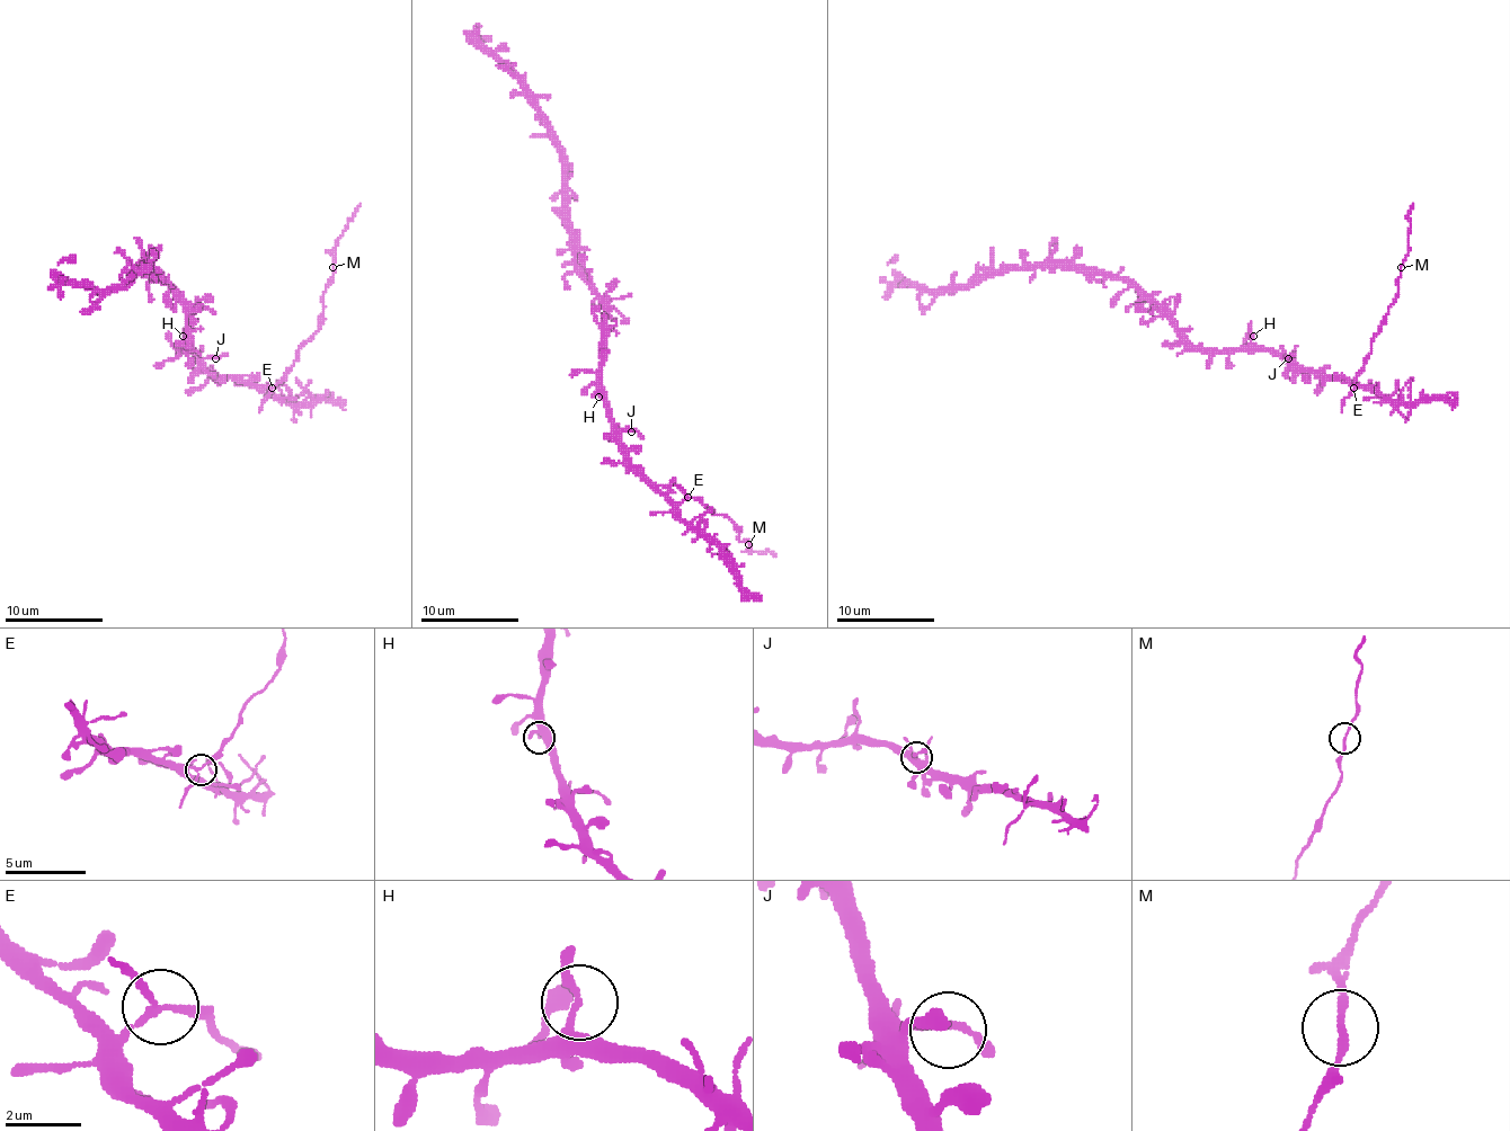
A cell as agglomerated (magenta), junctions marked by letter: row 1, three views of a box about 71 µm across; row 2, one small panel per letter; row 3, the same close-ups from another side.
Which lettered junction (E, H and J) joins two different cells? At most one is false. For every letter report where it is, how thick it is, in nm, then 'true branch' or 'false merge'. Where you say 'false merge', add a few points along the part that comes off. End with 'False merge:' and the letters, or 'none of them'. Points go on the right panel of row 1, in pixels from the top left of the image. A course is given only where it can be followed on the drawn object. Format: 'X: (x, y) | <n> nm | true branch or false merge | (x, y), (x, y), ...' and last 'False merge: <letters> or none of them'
E: (1353, 388) | 140 nm | false merge | (1353, 388), (1353, 377), (1366, 363), (1378, 329), (1399, 292), (1413, 204)
H: (1253, 336) | 180 nm | true branch
J: (1288, 358) | 170 nm | true branch
False merge: E

